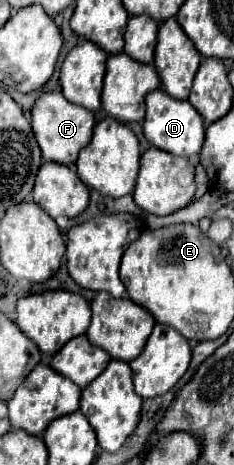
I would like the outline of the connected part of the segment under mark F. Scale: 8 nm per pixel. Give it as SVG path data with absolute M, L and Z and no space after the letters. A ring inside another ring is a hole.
M59 90L45 92L39 96L31 110L31 126L35 132L35 138L41 146L43 158L47 162L59 162L63 166L73 166L77 162L79 152L91 142L95 116L91 110L71 104Z

